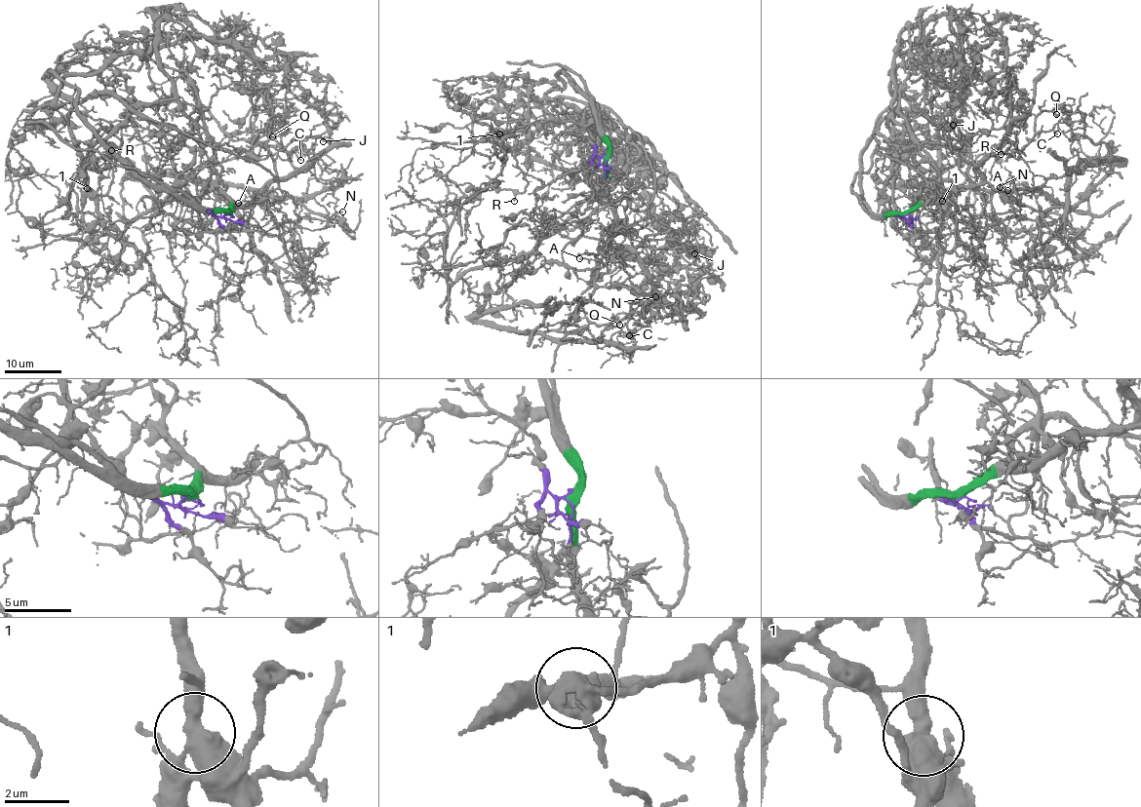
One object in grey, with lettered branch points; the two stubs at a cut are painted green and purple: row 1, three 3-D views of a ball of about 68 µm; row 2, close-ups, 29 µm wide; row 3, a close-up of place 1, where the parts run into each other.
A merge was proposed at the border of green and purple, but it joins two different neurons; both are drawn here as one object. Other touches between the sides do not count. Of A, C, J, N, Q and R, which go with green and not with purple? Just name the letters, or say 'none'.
A, C, J, N, Q

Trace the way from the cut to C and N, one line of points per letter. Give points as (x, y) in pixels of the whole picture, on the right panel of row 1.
C: (902, 215), (979, 183), (980, 164), (1008, 142), (1022, 150), (1036, 134), (1052, 128), (1056, 134)
N: (902, 215), (924, 204), (939, 202), (958, 188), (983, 183), (999, 188), (1017, 205), (1004, 198), (999, 187)

